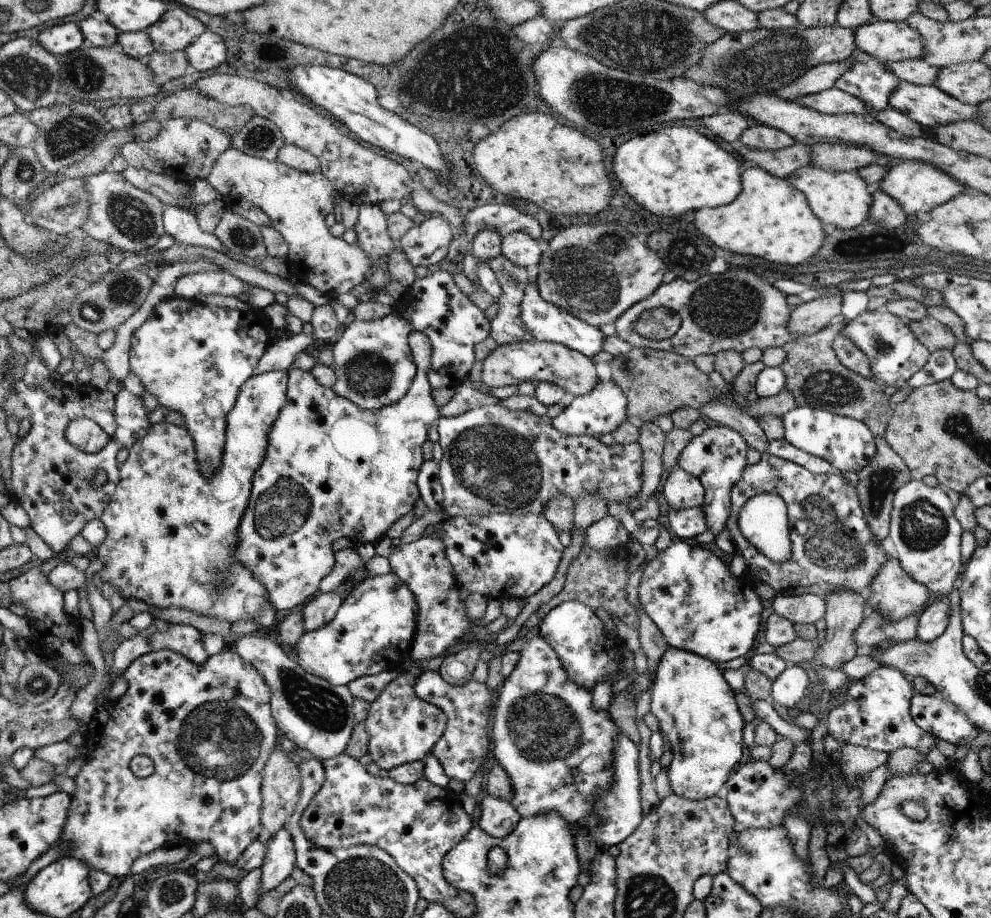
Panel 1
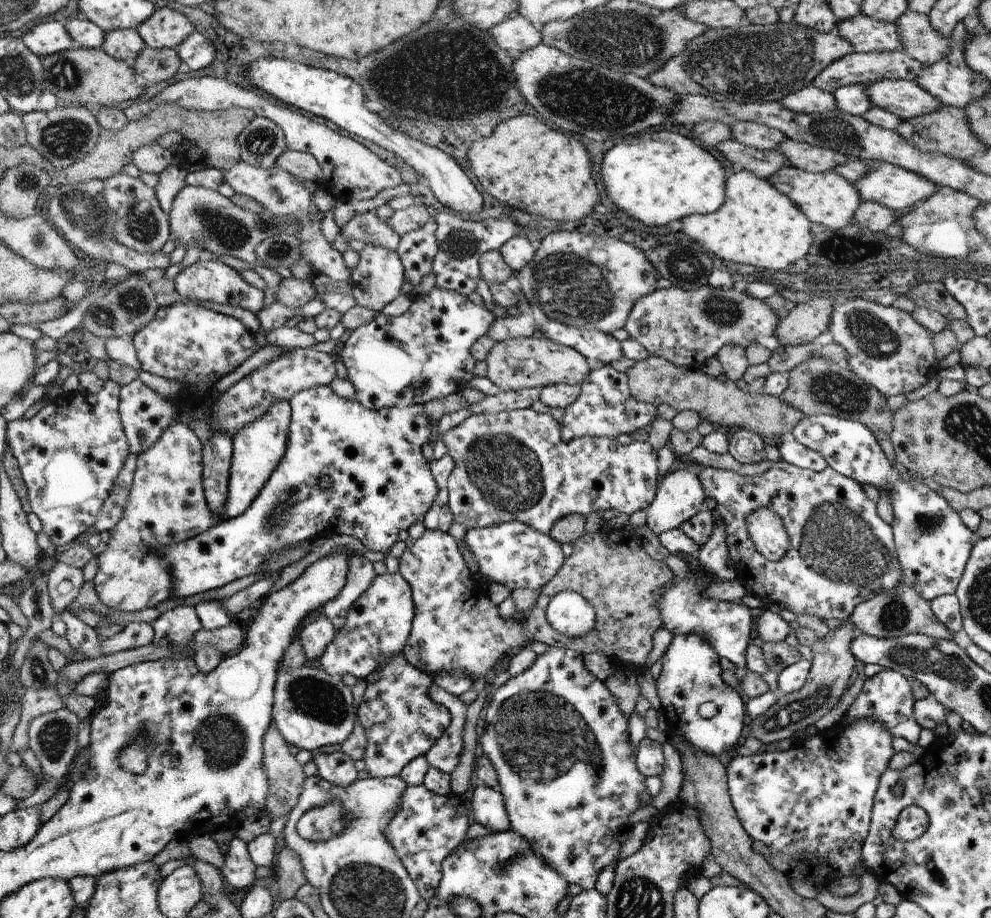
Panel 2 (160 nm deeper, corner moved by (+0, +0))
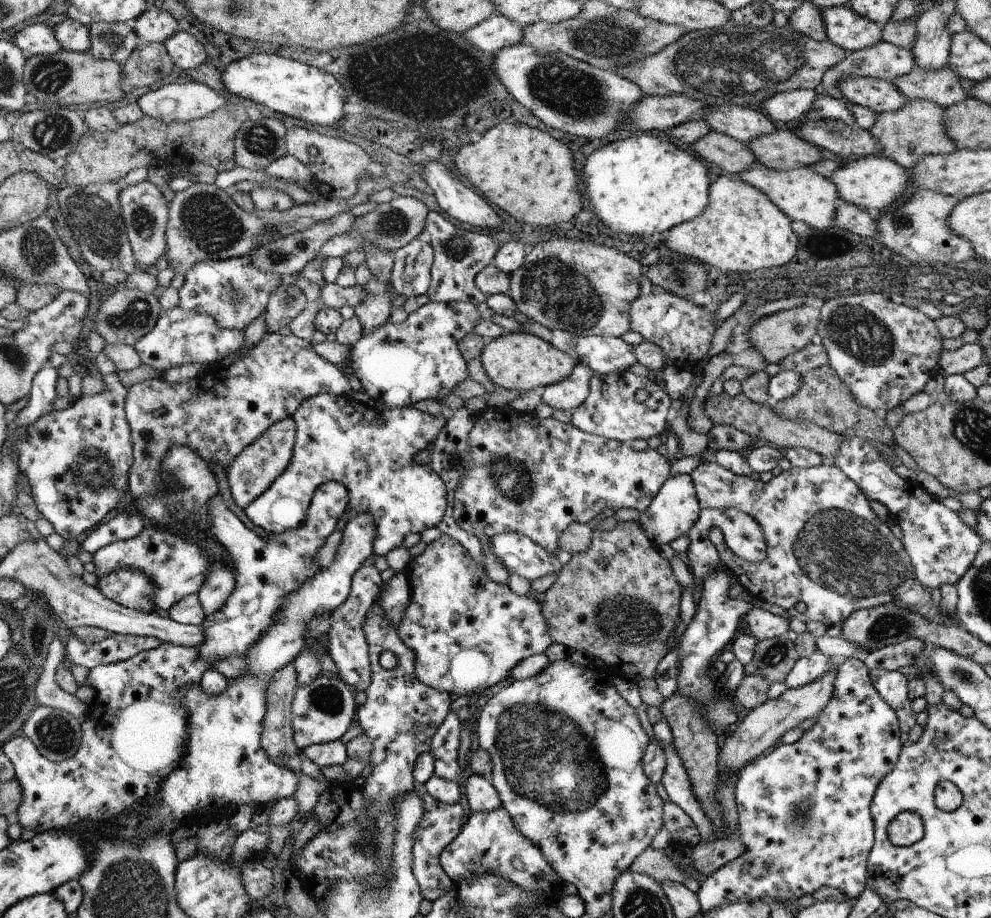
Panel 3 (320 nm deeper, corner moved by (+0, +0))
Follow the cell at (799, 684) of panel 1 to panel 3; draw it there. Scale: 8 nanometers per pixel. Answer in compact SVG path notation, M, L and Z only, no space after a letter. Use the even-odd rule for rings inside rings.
M816 650L810 656L799 658L788 673L785 683L788 689L803 687L822 678L830 669L830 657Z

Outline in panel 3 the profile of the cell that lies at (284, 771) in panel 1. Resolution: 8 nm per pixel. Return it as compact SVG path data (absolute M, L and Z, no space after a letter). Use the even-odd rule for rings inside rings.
M288 663L278 673L274 673L267 684L267 714L263 718L262 745L267 755L294 756L298 752L293 739L293 698L297 693L298 671L293 663Z

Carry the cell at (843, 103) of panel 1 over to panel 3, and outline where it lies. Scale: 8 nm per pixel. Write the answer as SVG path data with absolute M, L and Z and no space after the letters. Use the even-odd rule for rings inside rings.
M798 89L787 93L776 93L762 103L774 122L794 122L810 108L818 94L813 90Z

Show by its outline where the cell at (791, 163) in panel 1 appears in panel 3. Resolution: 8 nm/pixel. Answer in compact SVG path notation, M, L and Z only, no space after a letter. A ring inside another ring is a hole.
M715 129L708 131L700 140L692 143L691 147L696 156L702 156L706 162L716 164L731 176L757 165L751 148L727 134L716 132Z

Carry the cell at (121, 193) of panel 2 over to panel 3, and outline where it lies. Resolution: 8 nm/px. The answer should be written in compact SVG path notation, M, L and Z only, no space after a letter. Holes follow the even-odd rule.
M144 181L133 186L123 186L121 208L126 222L127 235L137 263L135 272L132 273L146 273L151 267L155 268L156 262L160 260L164 250L167 250L167 236L164 236L164 230L167 230L166 220L168 220L166 200L154 184Z

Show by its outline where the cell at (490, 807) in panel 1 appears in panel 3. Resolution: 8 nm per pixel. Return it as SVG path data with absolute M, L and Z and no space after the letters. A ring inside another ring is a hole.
M468 772L464 788L468 804L473 812L493 811L496 807L502 806L496 788L485 776Z

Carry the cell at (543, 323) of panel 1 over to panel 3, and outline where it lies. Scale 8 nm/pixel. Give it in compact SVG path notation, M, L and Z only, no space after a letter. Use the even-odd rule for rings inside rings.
M573 336L571 341L579 354L578 360L595 373L623 373L637 362L635 346L624 342L622 337Z

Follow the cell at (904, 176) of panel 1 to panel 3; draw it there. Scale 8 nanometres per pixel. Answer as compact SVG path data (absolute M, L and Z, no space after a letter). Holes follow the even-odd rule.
M880 154L850 159L843 163L844 165L829 176L829 180L835 184L840 200L867 212L878 213L882 208L890 207L890 204L906 190L908 182L912 182L907 169Z

